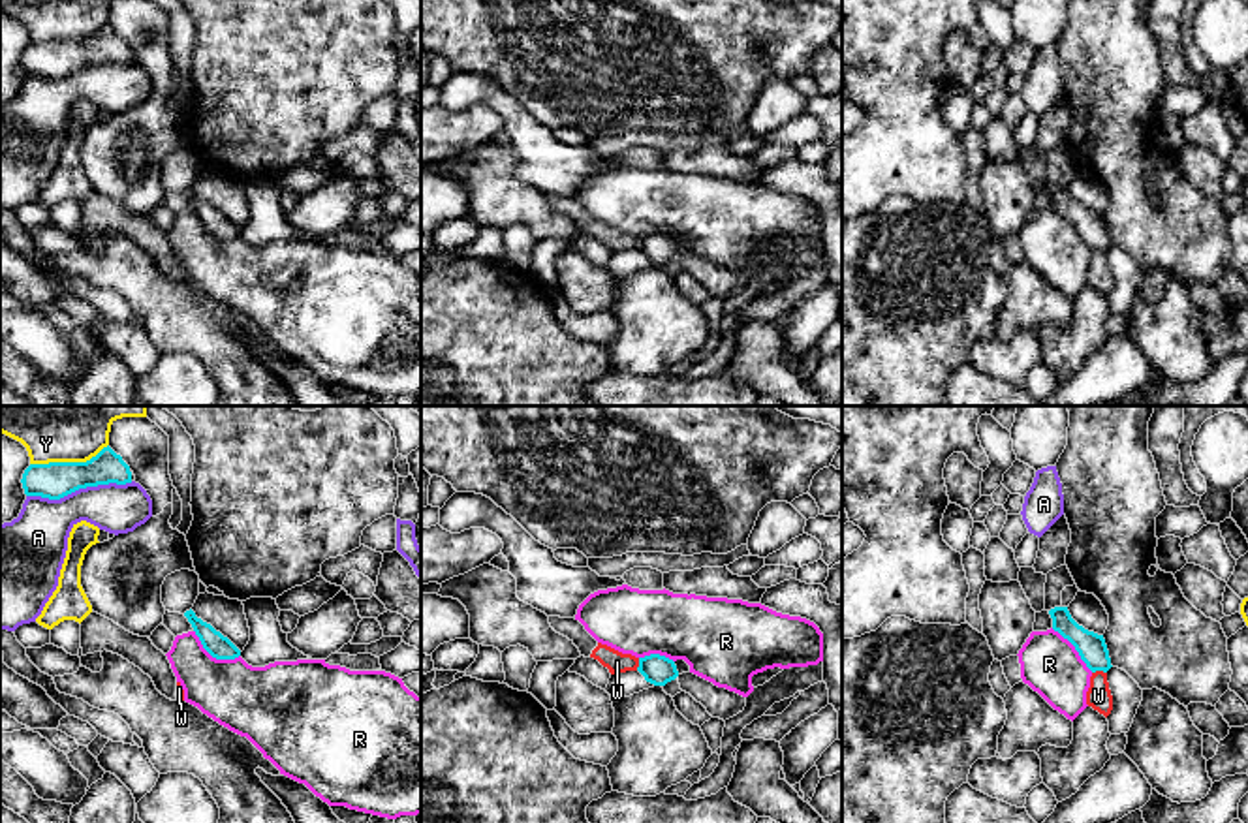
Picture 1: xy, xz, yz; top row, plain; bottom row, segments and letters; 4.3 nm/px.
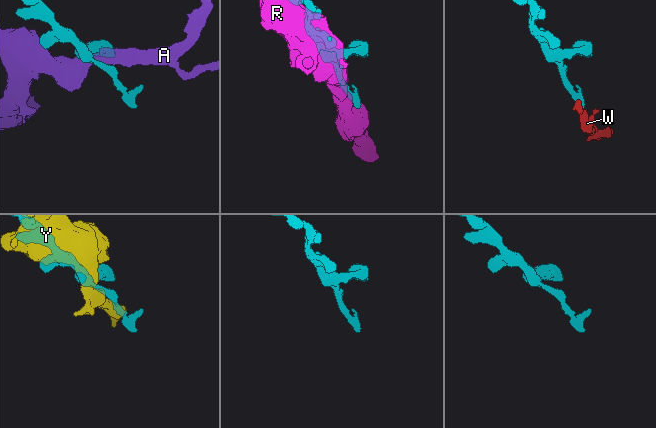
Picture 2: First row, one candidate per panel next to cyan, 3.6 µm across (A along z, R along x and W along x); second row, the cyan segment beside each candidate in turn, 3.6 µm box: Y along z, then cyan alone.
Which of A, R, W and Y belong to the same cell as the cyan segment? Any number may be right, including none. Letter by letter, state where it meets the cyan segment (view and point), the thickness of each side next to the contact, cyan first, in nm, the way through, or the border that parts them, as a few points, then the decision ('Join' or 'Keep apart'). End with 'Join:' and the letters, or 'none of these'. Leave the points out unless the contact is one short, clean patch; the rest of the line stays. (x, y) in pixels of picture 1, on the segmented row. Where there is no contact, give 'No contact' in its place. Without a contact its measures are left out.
A: Touches cyan at xy (79, 487). Thickness 160 nm (cyan) against 240 nm. Keep apart
R: Touches cyan at xy (213, 656). Thickness 100 nm (cyan) against 300 nm. Keep apart
W: Touches cyan at yz (1098, 669). Thickness 120 nm (cyan) against 110 nm. Boundary: yz (1106, 671), (1092, 673). Keep apart
Y: Touches cyan at xy (68, 463). Thickness 160 nm (cyan) against 460 nm. Keep apart
Join: none of these

